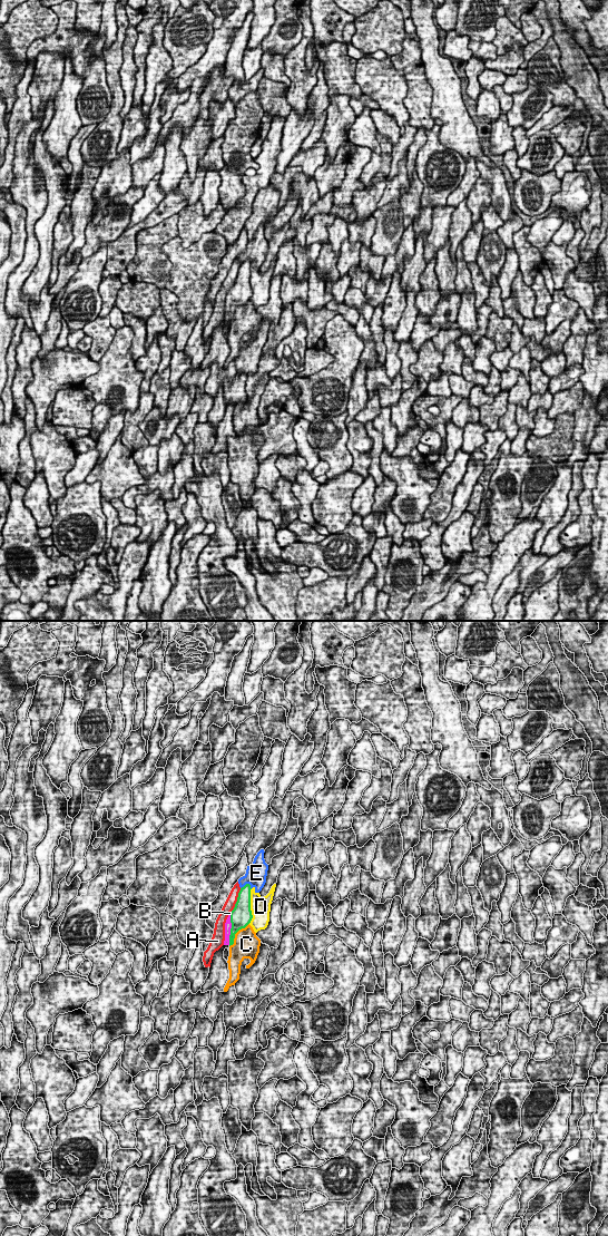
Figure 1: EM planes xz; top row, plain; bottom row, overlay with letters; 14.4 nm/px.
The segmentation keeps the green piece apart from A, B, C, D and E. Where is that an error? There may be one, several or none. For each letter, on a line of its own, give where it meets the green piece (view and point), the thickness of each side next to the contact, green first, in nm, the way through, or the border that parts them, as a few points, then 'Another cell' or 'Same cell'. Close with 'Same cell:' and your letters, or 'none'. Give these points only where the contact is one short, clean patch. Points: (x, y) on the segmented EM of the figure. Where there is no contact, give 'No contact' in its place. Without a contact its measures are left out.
A: Touches green at xz (237, 901). Thickness 320 nm (green) against 160 nm. Another cell
B: Touches green at xz (231, 928). Thickness 320 nm (green) against 100 nm. Path across: xz (241, 916), (231, 928), (227, 925). Same cell
C: Touches green at xz (235, 933). Thickness 300 nm (green) against 380 nm. Another cell
D: Touches green at xz (249, 906). Thickness 320 nm (green) against 280 nm. Another cell
E: Touches green at xz (245, 885). Thickness 190 nm (green) against 300 nm. Another cell
Same cell: B

